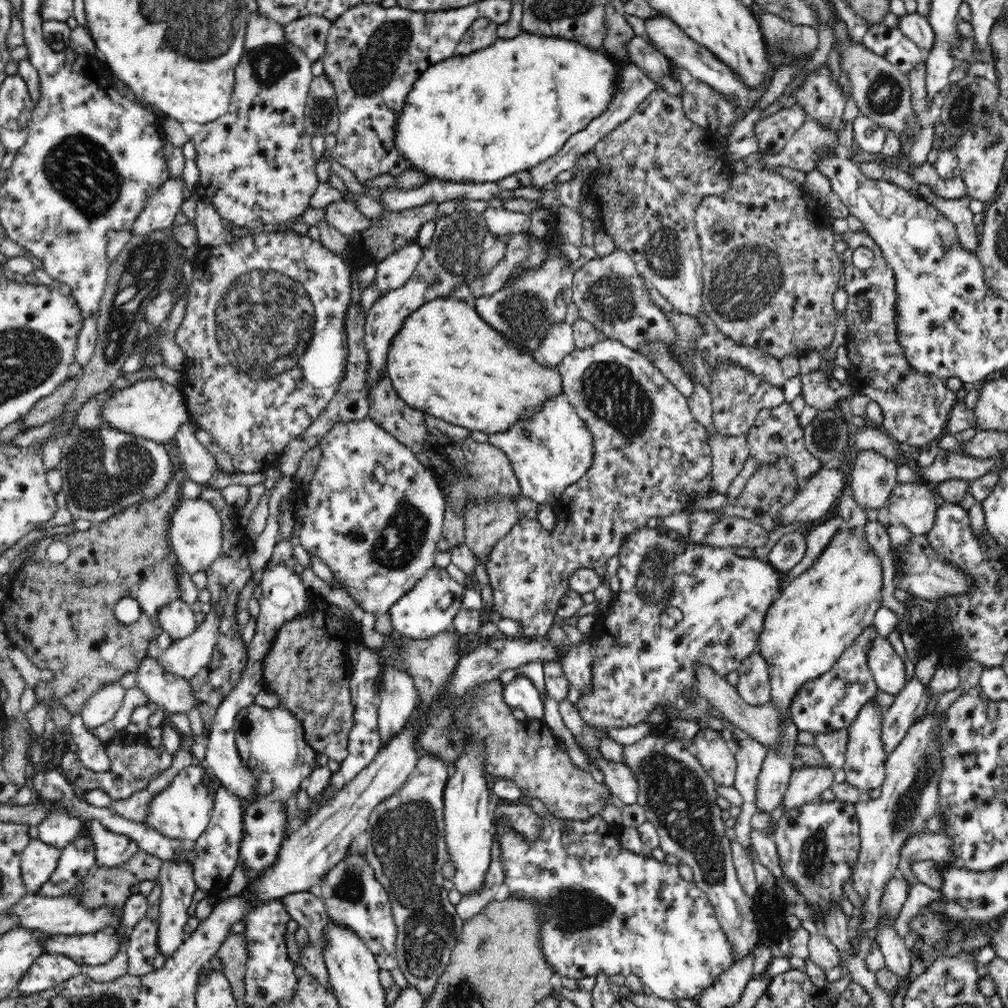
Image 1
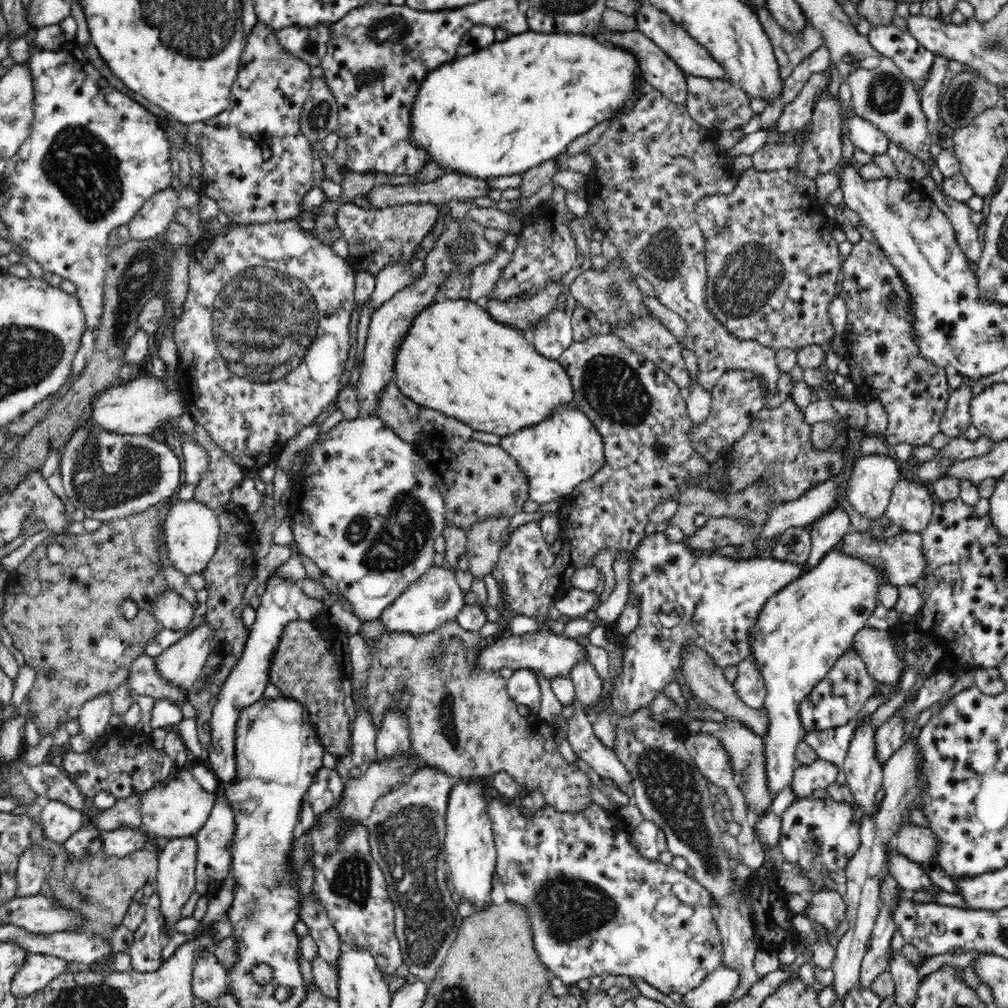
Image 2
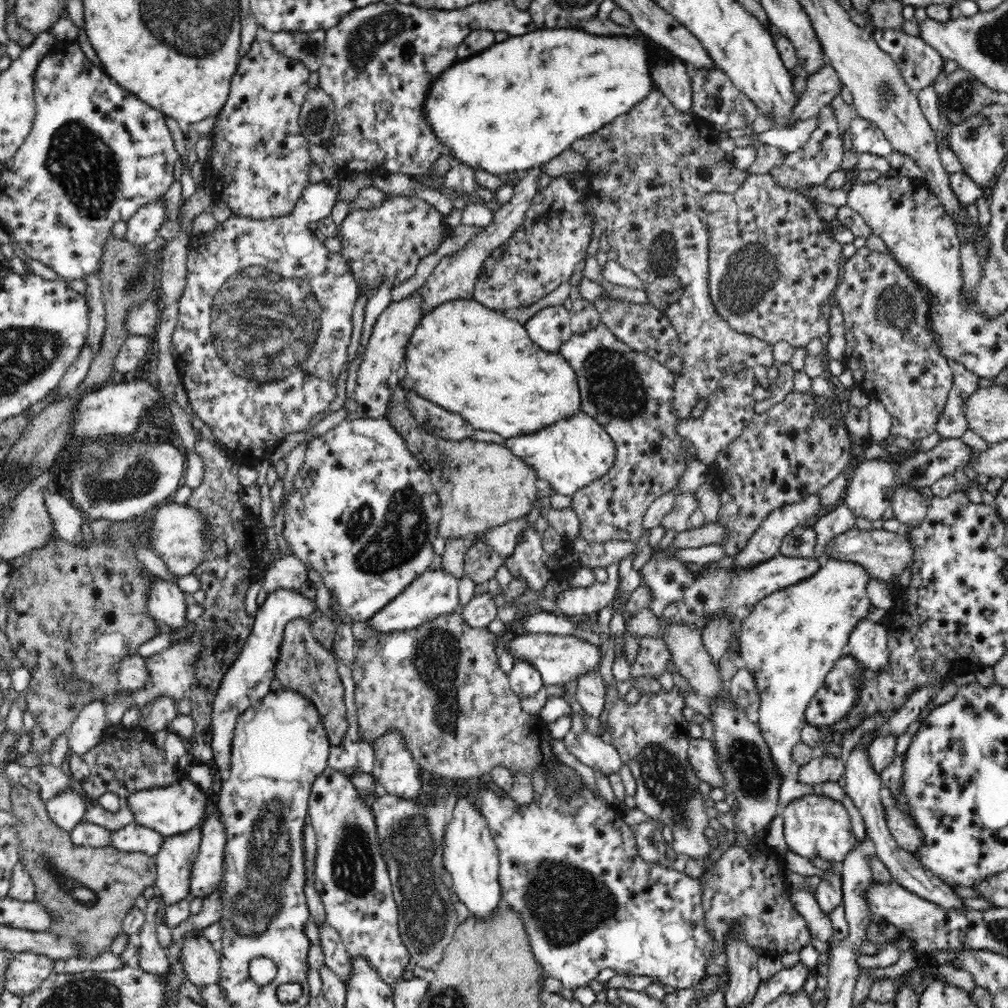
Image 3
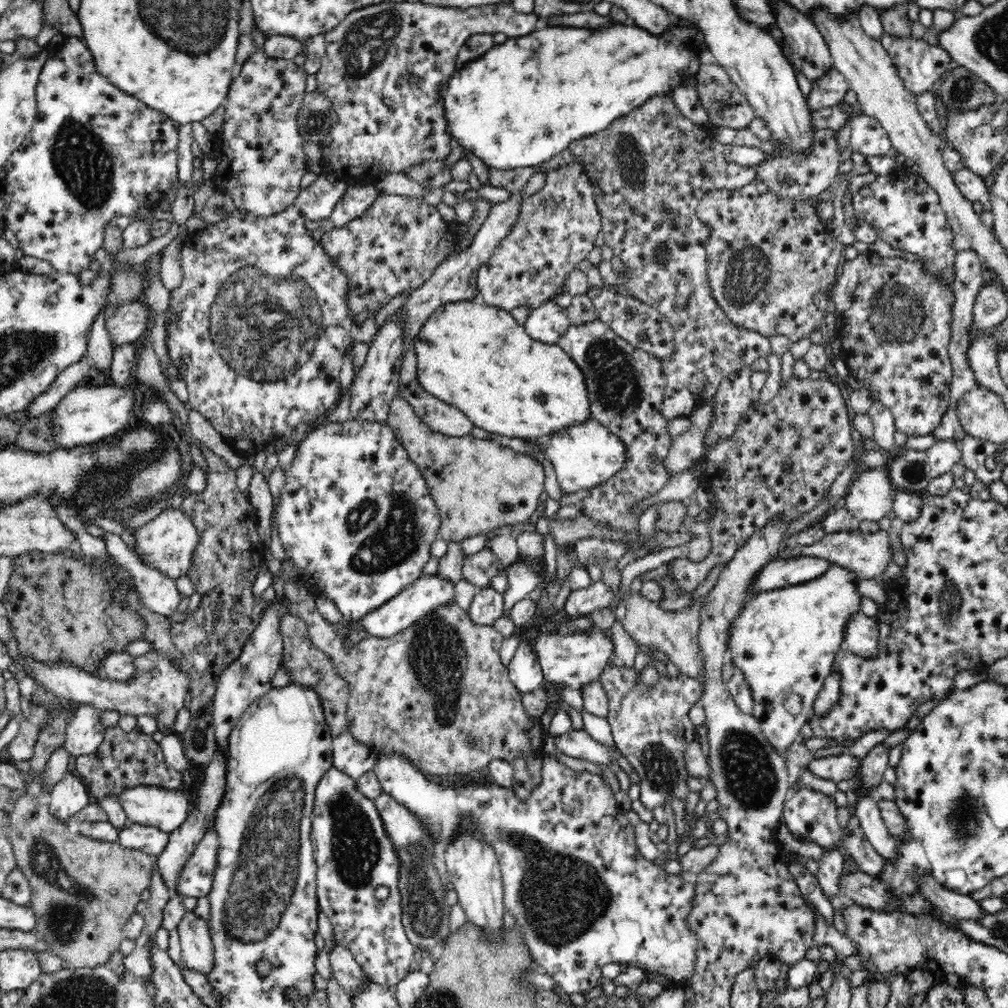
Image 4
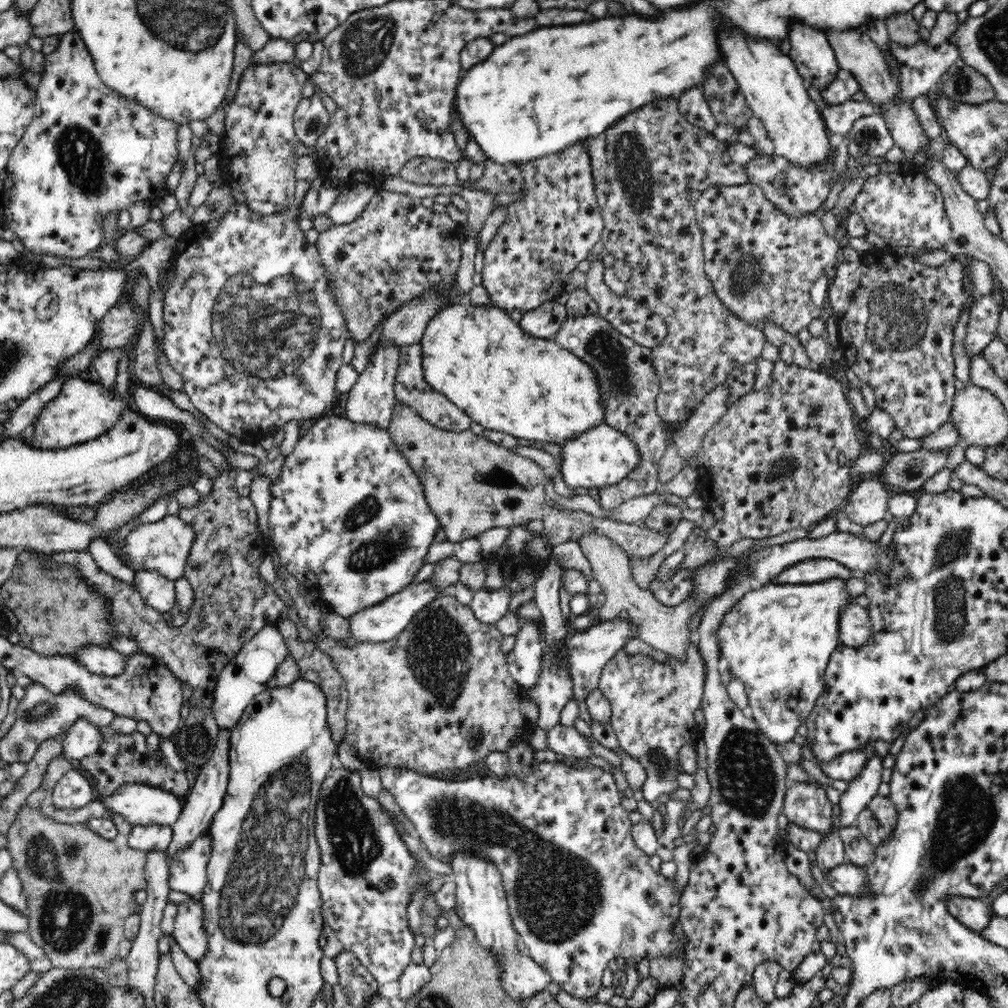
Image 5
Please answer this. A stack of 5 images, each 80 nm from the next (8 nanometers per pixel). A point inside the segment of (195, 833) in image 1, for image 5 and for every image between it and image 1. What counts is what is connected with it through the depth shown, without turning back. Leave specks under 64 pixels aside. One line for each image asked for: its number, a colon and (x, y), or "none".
2: (179, 808)
3: (169, 810)
4: (165, 809)
5: (139, 804)

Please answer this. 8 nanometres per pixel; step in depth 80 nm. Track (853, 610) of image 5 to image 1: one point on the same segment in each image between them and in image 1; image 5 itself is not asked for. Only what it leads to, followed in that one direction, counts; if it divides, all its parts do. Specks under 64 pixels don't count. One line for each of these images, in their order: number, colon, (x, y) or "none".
1: (888, 669)
2: (876, 648)
3: (867, 642)
4: (861, 634)

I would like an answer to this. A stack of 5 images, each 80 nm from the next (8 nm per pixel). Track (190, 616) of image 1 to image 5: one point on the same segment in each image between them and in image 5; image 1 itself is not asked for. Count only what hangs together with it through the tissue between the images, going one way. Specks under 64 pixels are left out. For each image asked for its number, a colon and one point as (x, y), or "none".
2: (175, 613)
3: (166, 603)
4: (158, 593)
5: (157, 591)

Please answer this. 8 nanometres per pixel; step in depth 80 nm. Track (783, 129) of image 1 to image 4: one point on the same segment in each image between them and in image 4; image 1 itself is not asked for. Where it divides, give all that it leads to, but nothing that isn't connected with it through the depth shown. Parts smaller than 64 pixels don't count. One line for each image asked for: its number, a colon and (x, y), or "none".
2: (797, 114)
3: (821, 87)
4: (827, 91)

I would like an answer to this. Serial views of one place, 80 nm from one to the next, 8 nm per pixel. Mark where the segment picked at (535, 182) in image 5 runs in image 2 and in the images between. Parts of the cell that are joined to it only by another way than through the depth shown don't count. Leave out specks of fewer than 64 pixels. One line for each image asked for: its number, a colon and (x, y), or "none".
2: (546, 251)
3: (555, 235)
4: (557, 226)

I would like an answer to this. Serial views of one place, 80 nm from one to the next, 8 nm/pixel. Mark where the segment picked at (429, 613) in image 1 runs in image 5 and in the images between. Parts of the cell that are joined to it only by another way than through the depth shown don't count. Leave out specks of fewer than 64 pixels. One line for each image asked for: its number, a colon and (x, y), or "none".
2: (436, 598)
3: (436, 592)
4: (430, 592)
5: (379, 623)

